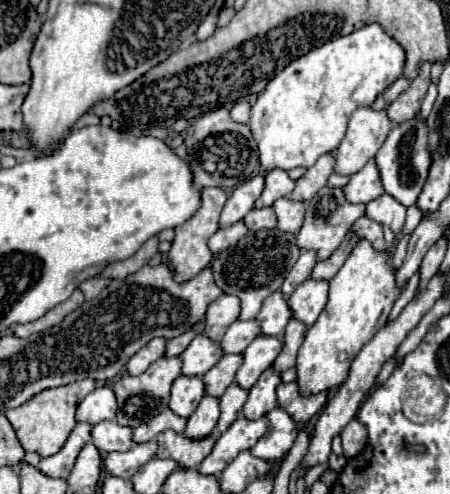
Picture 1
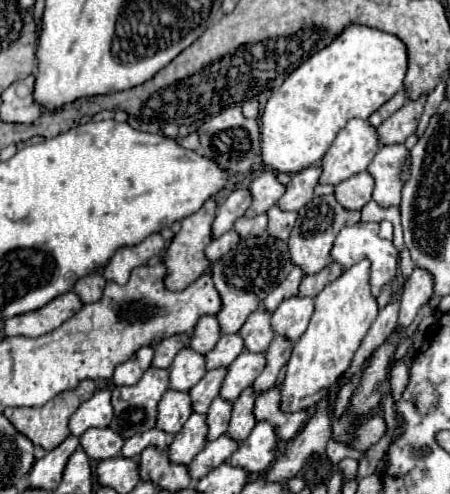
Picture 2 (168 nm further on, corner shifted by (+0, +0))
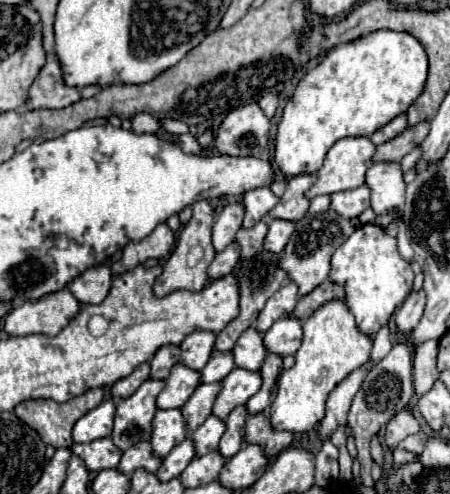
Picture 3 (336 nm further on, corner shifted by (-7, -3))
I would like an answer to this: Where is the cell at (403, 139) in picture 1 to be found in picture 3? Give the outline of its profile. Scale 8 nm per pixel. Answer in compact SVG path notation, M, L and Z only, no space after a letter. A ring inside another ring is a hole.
M376 162L366 172L366 186L370 188L370 206L376 214L390 212L392 208L404 206L404 180L400 164Z

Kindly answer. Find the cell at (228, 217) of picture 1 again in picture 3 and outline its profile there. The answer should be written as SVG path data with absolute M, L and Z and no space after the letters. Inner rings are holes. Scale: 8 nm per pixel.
M228 204L218 220L212 226L212 244L216 248L216 252L222 252L236 236L236 232L242 226L242 218L244 218L244 208L242 204Z

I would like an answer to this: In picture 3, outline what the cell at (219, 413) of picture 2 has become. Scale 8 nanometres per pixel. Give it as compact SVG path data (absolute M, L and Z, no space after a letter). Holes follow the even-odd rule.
M208 416L206 422L190 434L190 440L194 442L196 456L204 456L204 454L216 450L222 434L224 434L224 422L216 416Z

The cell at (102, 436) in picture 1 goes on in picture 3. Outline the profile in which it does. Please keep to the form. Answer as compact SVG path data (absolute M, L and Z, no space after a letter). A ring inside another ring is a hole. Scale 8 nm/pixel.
M100 438L88 444L72 444L72 454L80 456L86 462L86 468L92 472L100 472L104 468L116 468L122 452L112 446L110 438Z

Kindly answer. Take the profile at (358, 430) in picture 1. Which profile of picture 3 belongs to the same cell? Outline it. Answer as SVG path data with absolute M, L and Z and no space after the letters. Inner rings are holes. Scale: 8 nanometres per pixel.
M402 410L402 412L398 412L388 422L388 426L384 428L384 434L382 436L384 436L386 446L390 446L394 450L400 444L400 440L404 440L406 436L416 434L416 432L420 432L420 422L412 416L410 410Z

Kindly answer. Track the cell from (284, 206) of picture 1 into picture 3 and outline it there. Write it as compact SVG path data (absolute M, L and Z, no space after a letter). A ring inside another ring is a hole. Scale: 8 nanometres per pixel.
M272 220L268 224L268 234L264 238L262 250L272 252L272 254L280 254L284 250L284 246L288 244L288 238L294 230L294 224L288 220Z

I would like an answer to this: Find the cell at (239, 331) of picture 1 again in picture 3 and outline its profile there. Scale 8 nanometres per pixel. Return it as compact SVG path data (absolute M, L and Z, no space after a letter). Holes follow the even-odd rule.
M212 352L212 358L208 364L200 370L200 382L202 384L212 384L212 382L222 382L228 372L234 370L232 362L232 352Z

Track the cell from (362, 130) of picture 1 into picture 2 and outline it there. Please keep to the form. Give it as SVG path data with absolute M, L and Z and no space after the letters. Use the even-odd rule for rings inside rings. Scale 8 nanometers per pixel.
M359 117L351 119L351 121L339 131L339 135L337 135L337 139L333 141L331 149L325 153L325 157L323 157L323 161L321 161L323 173L321 173L319 183L337 185L337 183L341 183L341 181L353 177L353 175L365 171L367 165L371 163L373 155L377 153L377 149L379 149L379 135L377 135L377 129L375 129L373 125L369 125L367 119L359 119Z

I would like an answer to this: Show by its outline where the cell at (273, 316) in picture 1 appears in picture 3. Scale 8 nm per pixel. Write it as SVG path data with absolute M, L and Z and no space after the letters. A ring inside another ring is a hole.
M248 328L238 338L236 346L232 348L232 356L234 356L236 368L256 372L266 358L266 350L264 350L264 344L262 344L262 334L258 334L254 328Z

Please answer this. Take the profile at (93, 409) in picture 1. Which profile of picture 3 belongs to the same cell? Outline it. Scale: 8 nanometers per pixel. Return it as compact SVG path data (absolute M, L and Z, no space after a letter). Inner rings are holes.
M112 400L102 402L88 414L84 414L72 430L74 442L92 442L98 438L106 438L112 434L112 420L114 420L116 404Z

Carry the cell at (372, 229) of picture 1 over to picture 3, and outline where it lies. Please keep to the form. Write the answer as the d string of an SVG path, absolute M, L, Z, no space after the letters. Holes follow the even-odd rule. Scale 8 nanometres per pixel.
M364 224L334 252L330 280L344 288L346 304L356 318L358 330L368 338L374 338L378 330L388 324L392 312L410 294L414 272L410 264L400 256L396 238L388 236L376 224Z

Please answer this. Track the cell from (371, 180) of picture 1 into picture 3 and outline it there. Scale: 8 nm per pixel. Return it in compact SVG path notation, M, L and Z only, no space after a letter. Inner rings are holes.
M358 186L354 190L336 192L330 196L330 208L342 218L358 218L368 208L368 186Z

